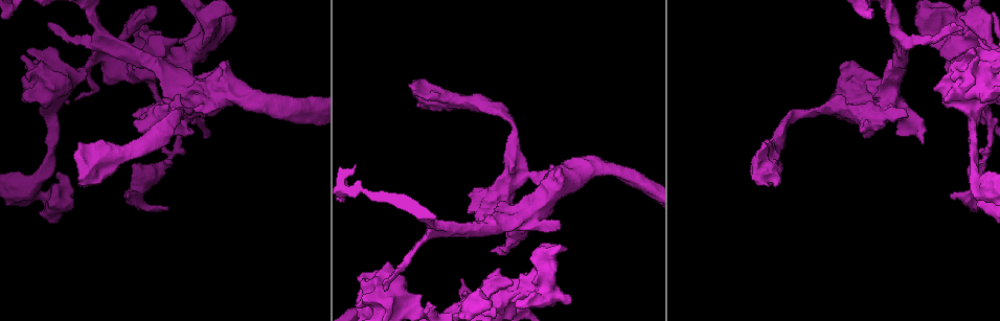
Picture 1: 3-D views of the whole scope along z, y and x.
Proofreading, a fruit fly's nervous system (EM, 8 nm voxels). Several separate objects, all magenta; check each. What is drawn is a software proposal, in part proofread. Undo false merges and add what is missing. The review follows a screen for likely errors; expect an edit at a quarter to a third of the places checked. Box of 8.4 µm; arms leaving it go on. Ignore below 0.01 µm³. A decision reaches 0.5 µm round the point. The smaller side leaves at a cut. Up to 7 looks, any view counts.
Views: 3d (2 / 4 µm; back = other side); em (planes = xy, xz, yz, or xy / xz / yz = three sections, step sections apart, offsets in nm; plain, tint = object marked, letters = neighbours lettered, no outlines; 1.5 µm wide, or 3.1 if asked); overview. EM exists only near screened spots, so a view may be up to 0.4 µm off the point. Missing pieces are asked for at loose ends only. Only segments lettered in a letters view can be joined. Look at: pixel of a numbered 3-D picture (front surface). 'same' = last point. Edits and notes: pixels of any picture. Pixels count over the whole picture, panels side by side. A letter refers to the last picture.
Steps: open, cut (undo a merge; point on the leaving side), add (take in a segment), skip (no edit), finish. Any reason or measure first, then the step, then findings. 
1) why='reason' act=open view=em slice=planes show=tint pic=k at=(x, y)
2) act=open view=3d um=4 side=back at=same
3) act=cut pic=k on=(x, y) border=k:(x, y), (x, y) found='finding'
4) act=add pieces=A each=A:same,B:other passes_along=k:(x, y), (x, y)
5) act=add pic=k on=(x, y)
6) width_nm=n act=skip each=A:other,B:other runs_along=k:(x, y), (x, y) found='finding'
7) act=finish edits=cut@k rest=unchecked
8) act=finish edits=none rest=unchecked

why='thick end' act=open view=em um=3.1 slice=planes show=plain pic=1 at=(388, 261)

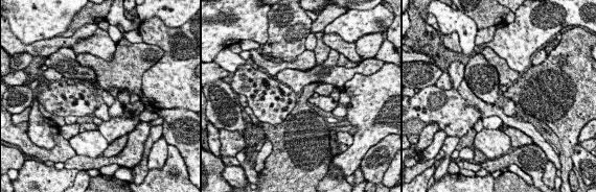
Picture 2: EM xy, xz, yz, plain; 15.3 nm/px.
why='what lies round it' act=open view=em um=3.1 slice=planes show=letters at=same

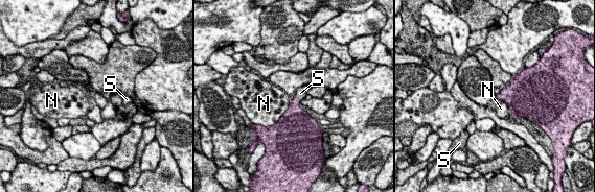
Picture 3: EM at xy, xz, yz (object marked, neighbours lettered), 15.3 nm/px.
act=add pieces=S each=N:other,S:same passes_along=3:(295, 117), (295, 101), (300, 93) found='it goes on there'

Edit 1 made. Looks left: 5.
why='an open end' act=open view=em slice=planes show=letters pic=1 at=(167, 208)

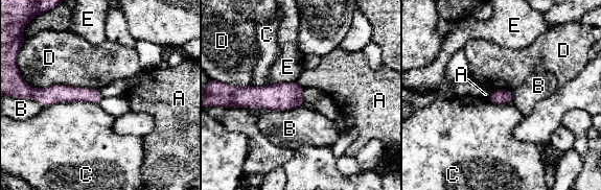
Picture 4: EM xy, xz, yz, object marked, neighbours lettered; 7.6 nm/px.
act=skip each=A:other,B:other,C:other,D:other,E:other runs_along=4:(38, 91), (41, 94), (99, 96) found='none of them fits'

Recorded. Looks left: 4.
why='an open end' act=open view=em slice=planes show=letters pic=1 at=(565, 248)

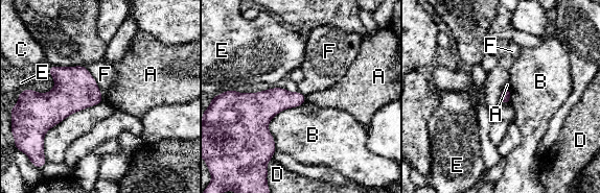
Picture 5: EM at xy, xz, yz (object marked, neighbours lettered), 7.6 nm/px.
act=skip each=A:other,B:other,C:other,D:other,E:other,F:other border=5:(85, 66), (96, 82), (102, 102) found='no lettered segment goes on from it'

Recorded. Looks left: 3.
act=finish edits=add@3 rest=unchecked

